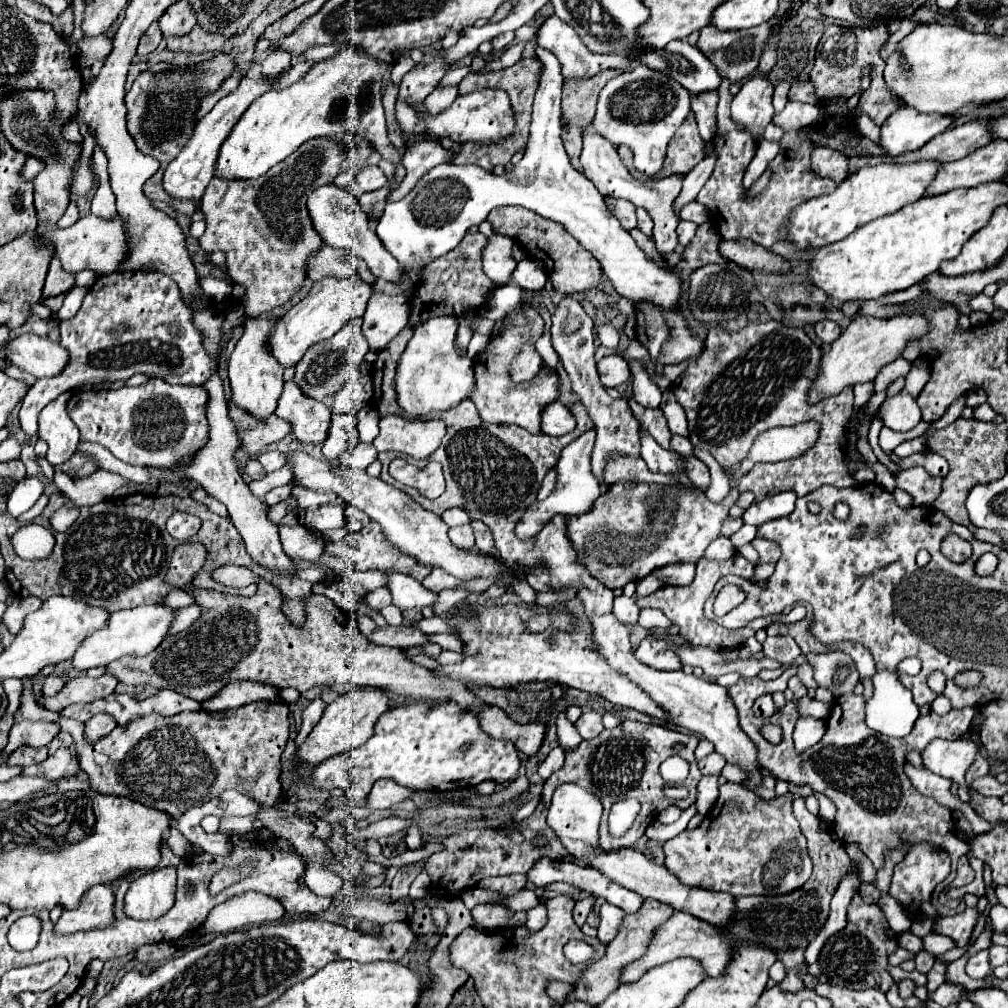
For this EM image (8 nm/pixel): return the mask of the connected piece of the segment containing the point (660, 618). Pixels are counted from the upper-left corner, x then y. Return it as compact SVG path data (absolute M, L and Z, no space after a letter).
M644 608L644 610L640 610L638 624L642 628L656 628L656 638L668 638L666 630L670 626L670 620L664 616L662 610L656 610L656 608Z

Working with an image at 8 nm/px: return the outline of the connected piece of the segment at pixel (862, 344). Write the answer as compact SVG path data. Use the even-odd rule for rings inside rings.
M902 314L888 320L872 318L872 316L860 316L854 318L852 324L824 350L822 356L822 368L818 374L818 380L812 386L810 400L834 396L842 392L846 386L854 386L858 382L874 380L876 374L890 362L902 356L908 342L920 340L930 330L930 320L922 314Z

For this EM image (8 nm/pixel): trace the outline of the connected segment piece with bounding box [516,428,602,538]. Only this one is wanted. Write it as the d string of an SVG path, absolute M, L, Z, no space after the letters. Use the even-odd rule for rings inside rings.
M594 428L584 432L580 438L576 438L570 446L566 446L562 450L562 456L556 464L556 472L558 472L558 482L556 482L556 490L554 494L550 494L550 498L536 502L520 520L520 524L516 526L516 534L520 538L532 538L538 534L538 530L554 516L554 514L566 514L566 516L578 516L578 514L586 514L592 510L598 494L600 486L598 480L592 476L590 472L590 454L592 454L592 446L596 440L596 432Z

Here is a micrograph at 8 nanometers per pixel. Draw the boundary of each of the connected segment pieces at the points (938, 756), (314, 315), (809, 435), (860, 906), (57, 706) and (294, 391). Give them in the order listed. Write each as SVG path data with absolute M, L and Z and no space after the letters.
M934 740L924 752L922 762L928 770L938 776L950 778L958 782L958 796L966 803L970 802L970 794L965 784L966 770L974 762L978 754L978 744L972 740Z
M326 276L318 282L314 282L308 296L304 300L300 300L298 304L294 304L282 316L280 324L270 334L270 338L268 338L270 350L274 352L274 356L278 358L278 362L284 368L290 364L298 364L298 360L306 352L306 346L334 336L348 320L362 316L368 300L370 300L370 294L372 294L370 284L366 284L360 276L342 278L342 280L338 280L334 276Z
M804 422L792 428L770 428L754 440L748 458L734 468L734 478L746 474L756 462L780 462L804 454L818 438L818 424Z
M860 896L850 902L848 908L848 922L840 930L840 936L830 938L820 956L818 964L822 966L822 974L826 976L828 984L852 988L852 990L866 990L878 986L882 992L888 992L894 986L894 978L888 972L888 956L898 948L896 934L890 930L884 912L878 904L864 904Z
M108 674L100 676L100 678L88 678L88 676L78 676L78 678L70 678L66 680L66 684L62 686L62 690L56 696L40 696L40 704L46 710L62 710L70 704L88 704L92 700L98 698L106 698L108 694L114 692L118 680L110 678Z
M294 380L284 382L276 414L292 422L292 432L302 442L322 442L330 428L330 408L314 398L308 398Z

